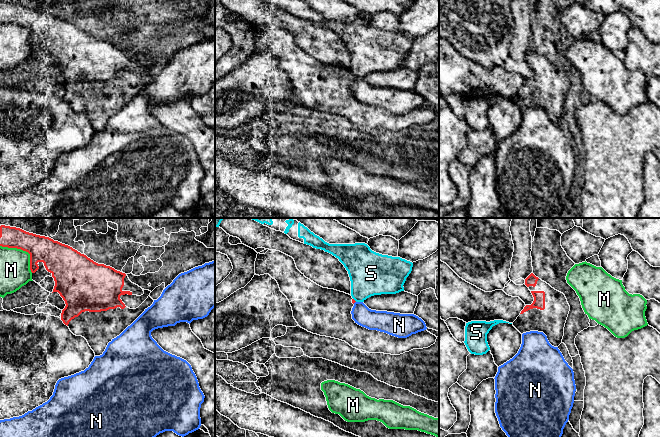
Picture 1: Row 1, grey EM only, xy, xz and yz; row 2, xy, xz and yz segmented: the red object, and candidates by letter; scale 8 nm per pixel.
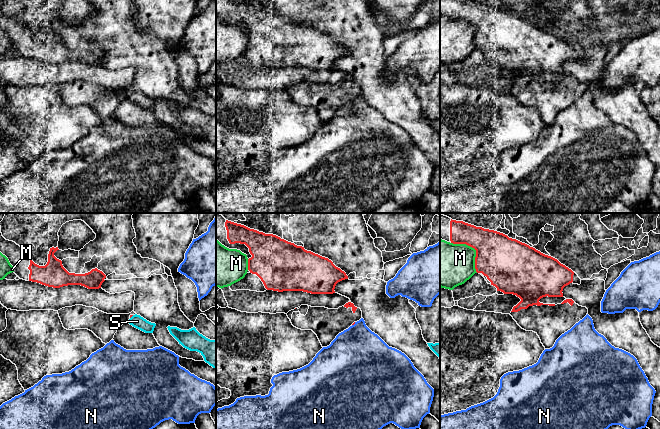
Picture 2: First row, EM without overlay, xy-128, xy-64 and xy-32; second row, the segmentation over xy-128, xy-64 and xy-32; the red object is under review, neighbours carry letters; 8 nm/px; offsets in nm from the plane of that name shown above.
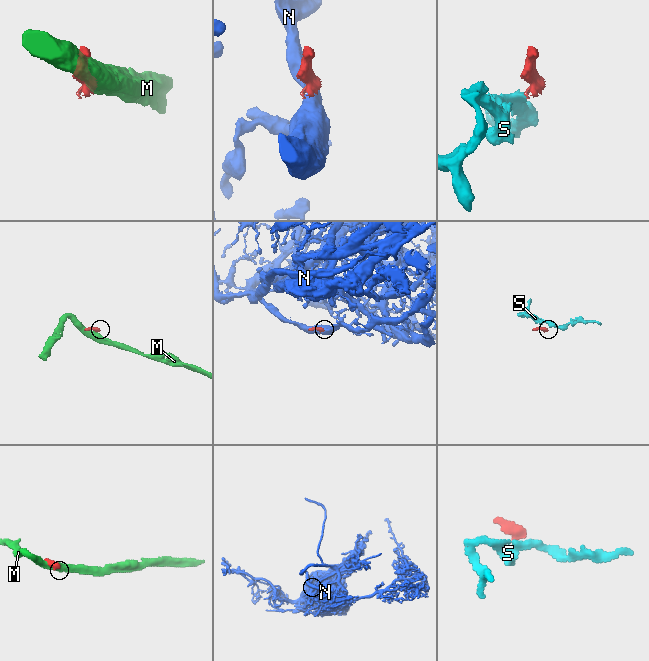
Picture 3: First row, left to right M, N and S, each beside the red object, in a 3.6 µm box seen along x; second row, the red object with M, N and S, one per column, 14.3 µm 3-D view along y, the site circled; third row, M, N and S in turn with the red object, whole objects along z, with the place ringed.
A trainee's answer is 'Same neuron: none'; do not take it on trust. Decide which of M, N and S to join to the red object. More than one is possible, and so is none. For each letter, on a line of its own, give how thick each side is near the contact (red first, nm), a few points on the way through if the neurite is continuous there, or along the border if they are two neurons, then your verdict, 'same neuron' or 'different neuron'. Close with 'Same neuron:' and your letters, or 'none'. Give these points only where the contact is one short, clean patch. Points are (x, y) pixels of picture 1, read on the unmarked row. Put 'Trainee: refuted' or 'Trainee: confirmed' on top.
Trainee: confirmed
M: calibres 220 and 240 nm; border xy (0, 21), (25, 26), (29, 30), (29, 45), (32, 48); different neuron
N: calibres 30 and 160 nm; border xz (355, 77), (353, 79); different neuron
S: calibres 30 and 340 nm; border xz (353, 74), (356, 77); different neuron
Same neuron: none

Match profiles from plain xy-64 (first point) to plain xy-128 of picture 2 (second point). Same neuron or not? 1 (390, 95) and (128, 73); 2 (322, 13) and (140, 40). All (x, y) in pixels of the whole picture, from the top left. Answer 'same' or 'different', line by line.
1: different
2: same

